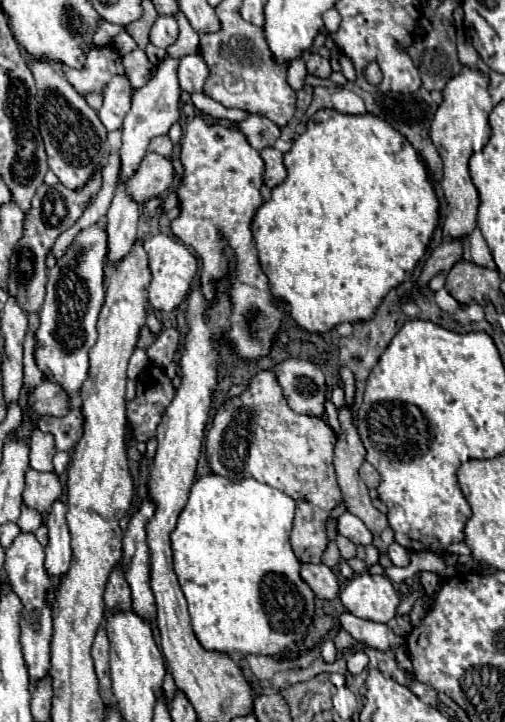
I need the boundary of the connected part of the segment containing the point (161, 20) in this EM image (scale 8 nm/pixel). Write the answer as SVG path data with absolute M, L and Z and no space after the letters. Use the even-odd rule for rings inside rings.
M160 14L150 30L150 42L154 42L154 46L158 48L168 48L170 44L176 42L176 38L178 38L178 24L174 16Z

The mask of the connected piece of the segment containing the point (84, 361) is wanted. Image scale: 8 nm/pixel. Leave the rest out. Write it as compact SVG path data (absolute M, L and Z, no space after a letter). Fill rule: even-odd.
M92 224L78 232L64 256L48 272L46 300L40 312L40 328L36 332L38 352L36 364L42 374L58 382L72 398L78 396L88 372L88 350L96 344L96 320L104 304L104 268L108 254L108 236L104 224Z

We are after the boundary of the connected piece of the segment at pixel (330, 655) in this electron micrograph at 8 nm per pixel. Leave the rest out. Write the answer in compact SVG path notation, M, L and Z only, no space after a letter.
M329 639L322 644L322 650L320 650L320 656L322 656L322 660L327 663L332 663L336 660L337 649L333 640Z

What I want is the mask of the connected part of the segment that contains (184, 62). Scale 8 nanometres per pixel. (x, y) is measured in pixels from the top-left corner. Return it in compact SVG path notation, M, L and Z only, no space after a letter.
M190 54L190 56L180 58L178 80L180 80L180 88L184 92L188 92L188 94L202 92L206 78L208 78L208 68L200 54Z

